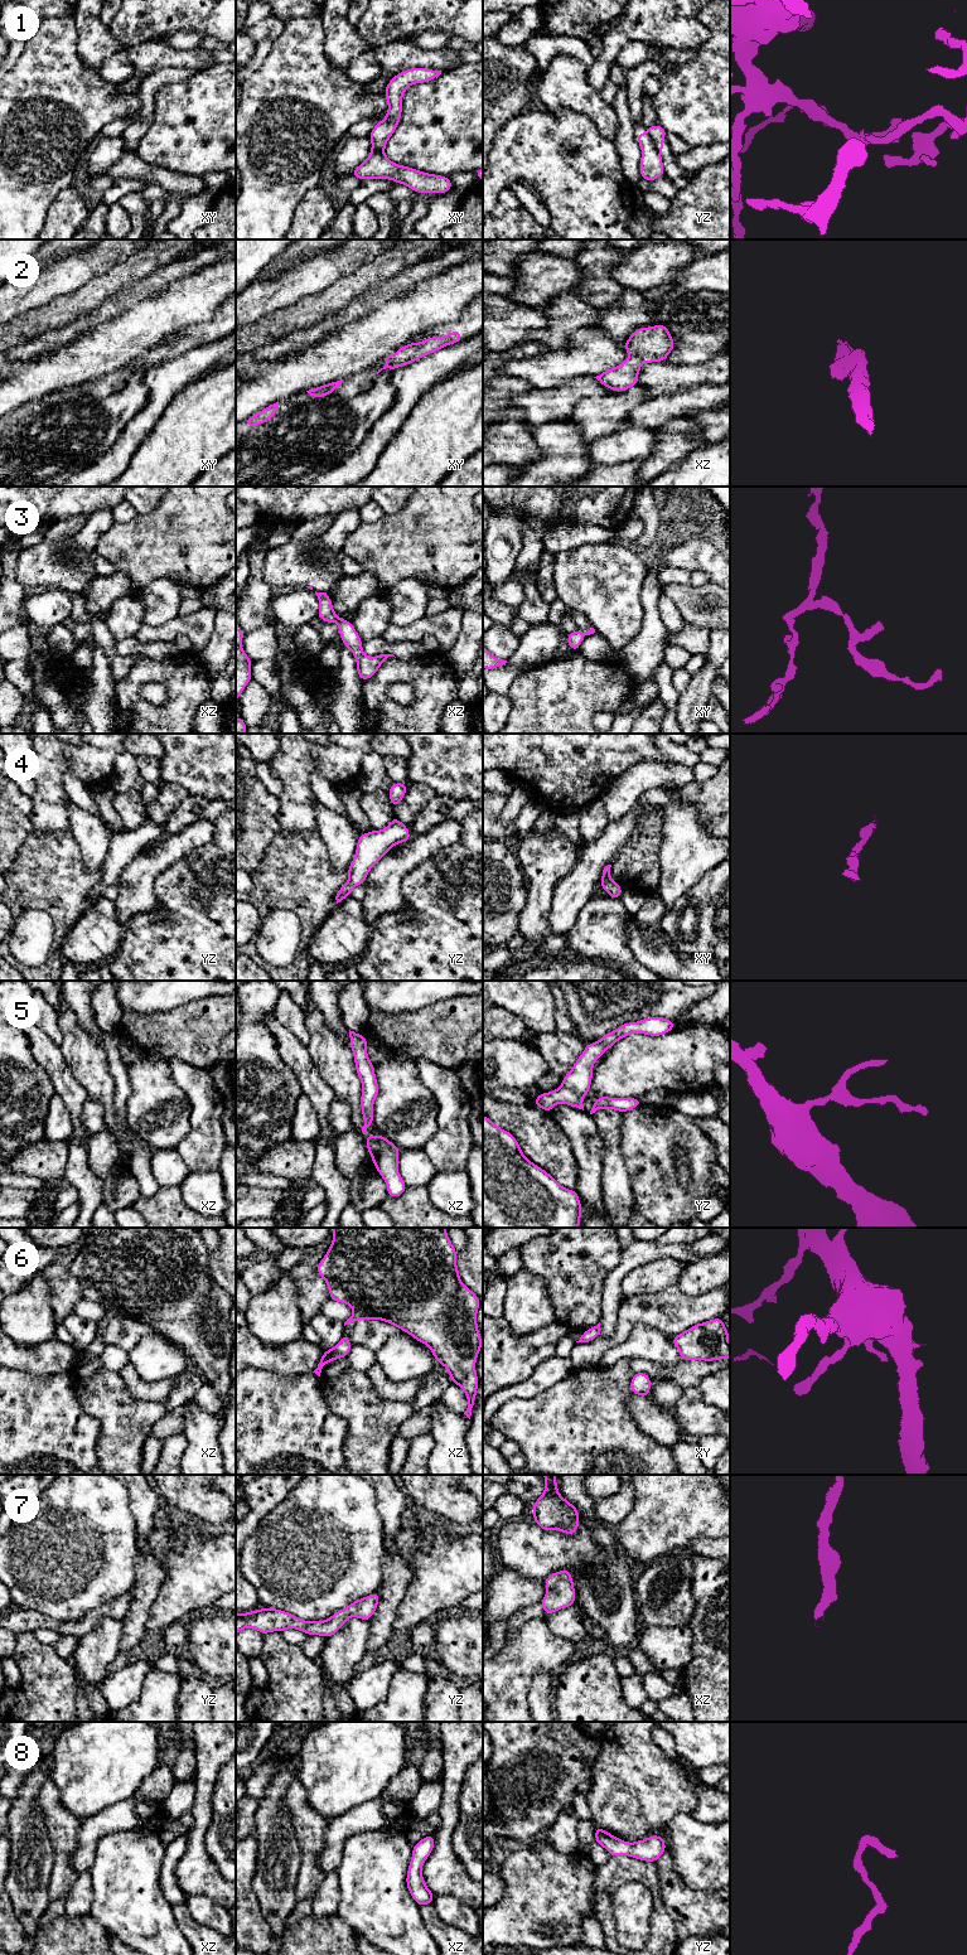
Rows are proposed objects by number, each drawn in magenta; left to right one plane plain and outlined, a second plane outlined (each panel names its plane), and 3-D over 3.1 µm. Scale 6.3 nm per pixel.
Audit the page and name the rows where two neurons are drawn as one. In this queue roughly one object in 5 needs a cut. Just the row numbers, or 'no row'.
1

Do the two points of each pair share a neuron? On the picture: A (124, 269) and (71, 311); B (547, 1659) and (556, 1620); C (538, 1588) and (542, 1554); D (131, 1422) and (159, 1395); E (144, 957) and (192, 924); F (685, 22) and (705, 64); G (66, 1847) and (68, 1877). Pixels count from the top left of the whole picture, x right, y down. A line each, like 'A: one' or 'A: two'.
A: one
B: two
C: two
D: two
E: one
F: two
G: one

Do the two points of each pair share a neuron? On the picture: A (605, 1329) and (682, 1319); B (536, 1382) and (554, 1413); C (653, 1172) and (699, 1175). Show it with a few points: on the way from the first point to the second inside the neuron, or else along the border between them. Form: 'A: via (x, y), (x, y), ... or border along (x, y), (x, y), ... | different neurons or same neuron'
A: border along (624, 1300), (615, 1330), (610, 1335), (600, 1336) | different neurons
B: border along (567, 1374), (533, 1397), (513, 1398) | different neurons
C: via (661, 1153), (673, 1140), (682, 1140), (699, 1156) | same neuron

